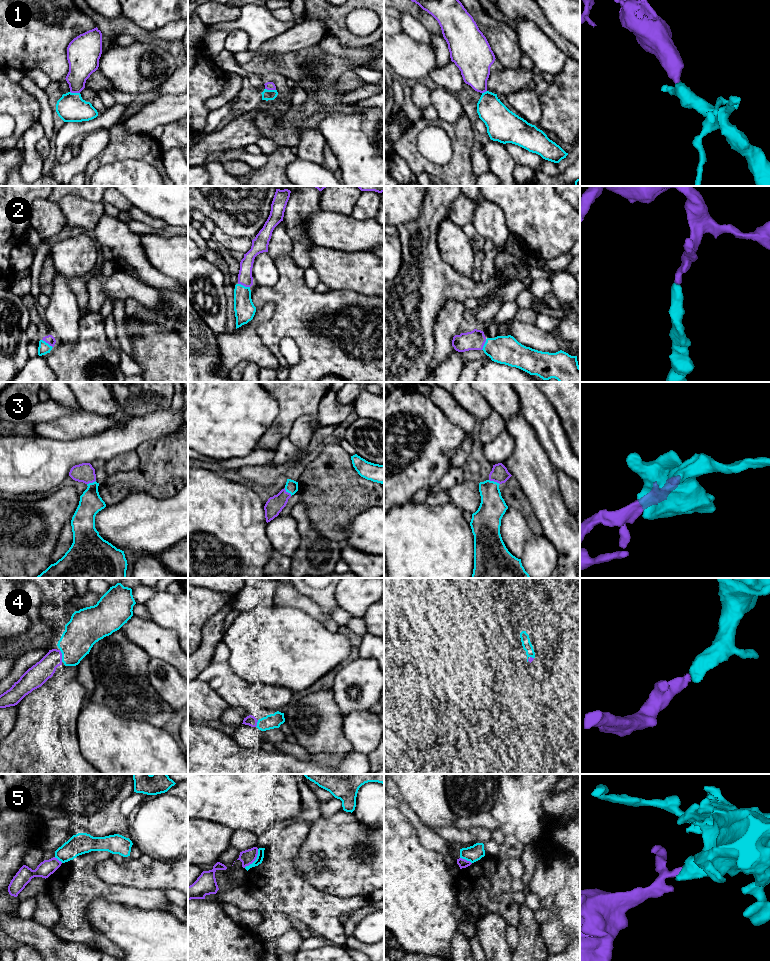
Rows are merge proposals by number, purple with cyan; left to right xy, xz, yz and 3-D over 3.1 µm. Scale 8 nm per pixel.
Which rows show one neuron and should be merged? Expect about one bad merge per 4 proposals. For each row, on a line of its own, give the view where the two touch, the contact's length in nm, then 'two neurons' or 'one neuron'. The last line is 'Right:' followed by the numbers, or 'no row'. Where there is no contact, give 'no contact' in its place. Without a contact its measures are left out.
1: xz | 90 nm | one neuron
2: xz | 100 nm | one neuron
3: yz | 100 nm | one neuron
4: xy | 100 nm | one neuron
5: xz | 190 nm | two neurons
Right: 1, 2, 3, 4

